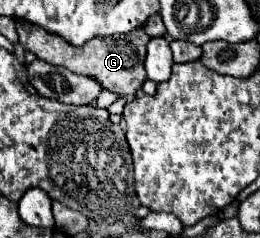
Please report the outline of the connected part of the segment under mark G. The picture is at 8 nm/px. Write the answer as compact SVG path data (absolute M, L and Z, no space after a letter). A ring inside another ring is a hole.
M17 21L17 33L19 33L19 43L37 55L37 59L43 59L51 65L61 65L73 73L93 77L99 81L99 85L107 91L113 91L117 97L133 99L137 89L143 85L147 79L143 61L145 61L145 45L149 41L149 35L139 27L131 33L115 37L97 37L87 41L83 47L73 47L67 41L63 41L59 35L51 35L41 27L35 27L27 21ZM139 37L141 37L141 51L139 51Z

